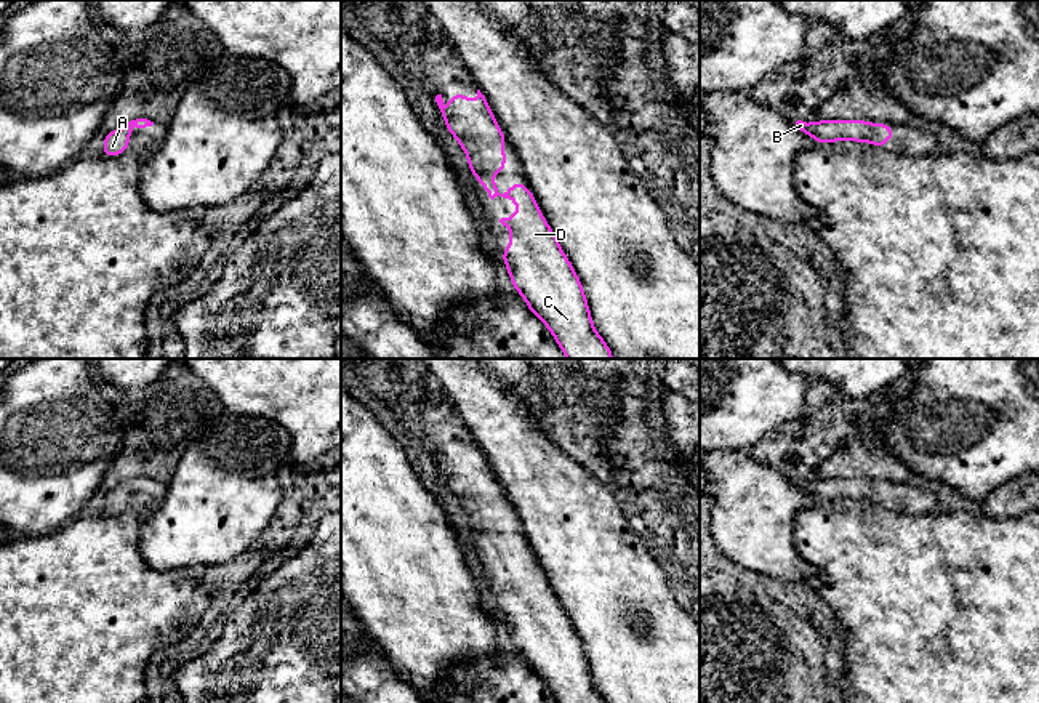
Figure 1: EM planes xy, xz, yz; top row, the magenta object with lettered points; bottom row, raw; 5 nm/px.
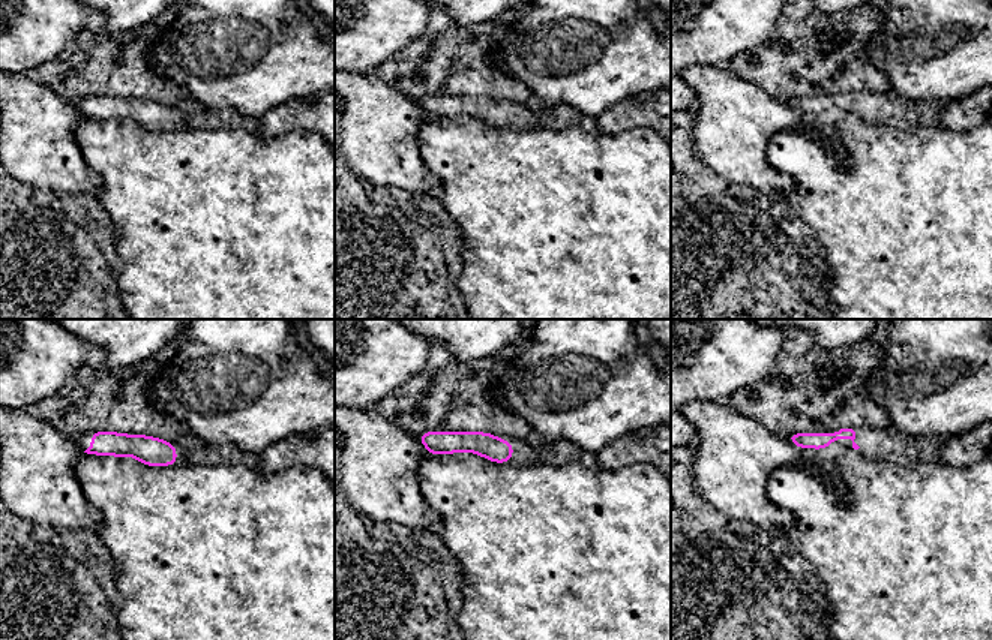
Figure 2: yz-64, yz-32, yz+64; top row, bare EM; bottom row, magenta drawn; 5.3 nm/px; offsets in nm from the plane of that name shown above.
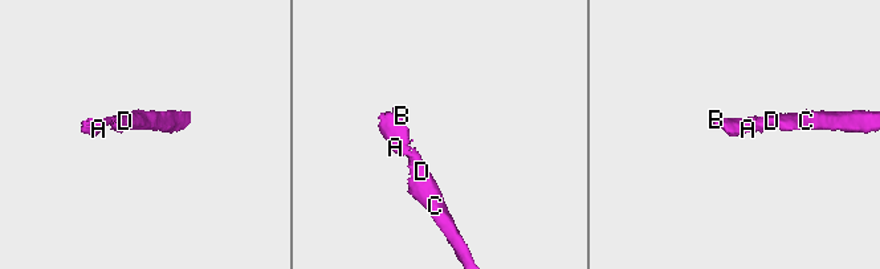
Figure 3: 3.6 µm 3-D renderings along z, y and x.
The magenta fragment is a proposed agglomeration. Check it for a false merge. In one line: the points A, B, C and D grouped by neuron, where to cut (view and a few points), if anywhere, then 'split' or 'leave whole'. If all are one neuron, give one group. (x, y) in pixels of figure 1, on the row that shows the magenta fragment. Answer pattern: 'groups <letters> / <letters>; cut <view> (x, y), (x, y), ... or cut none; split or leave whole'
groups A B C D; cut none; leave whole

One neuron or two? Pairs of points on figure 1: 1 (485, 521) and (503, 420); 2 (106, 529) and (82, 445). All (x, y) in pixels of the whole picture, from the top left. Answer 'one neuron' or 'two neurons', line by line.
1: two neurons
2: two neurons

